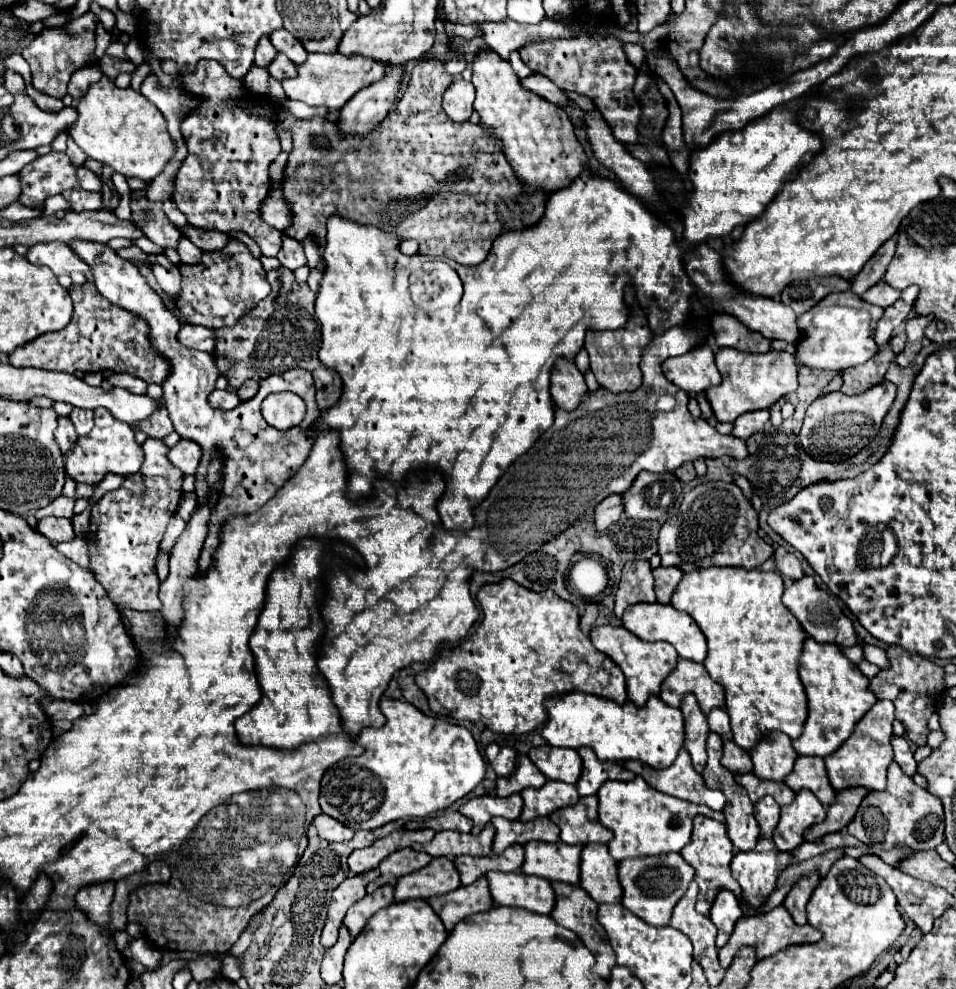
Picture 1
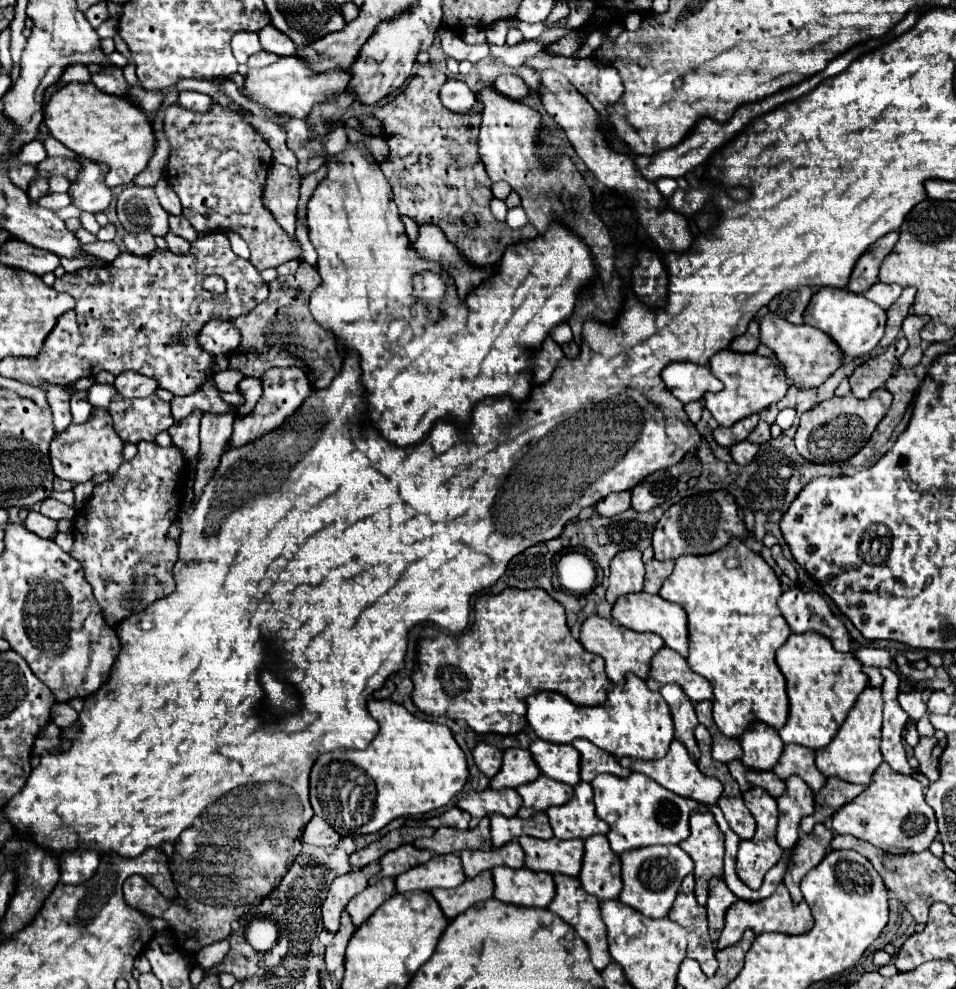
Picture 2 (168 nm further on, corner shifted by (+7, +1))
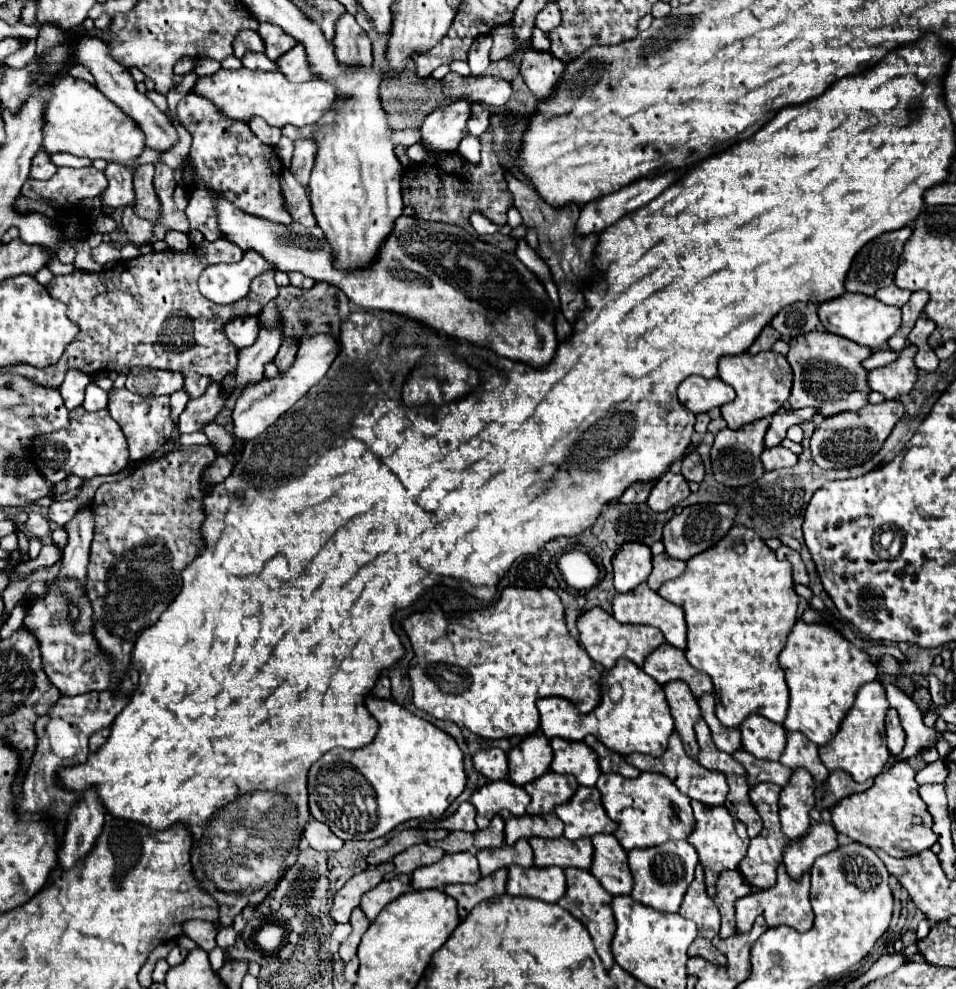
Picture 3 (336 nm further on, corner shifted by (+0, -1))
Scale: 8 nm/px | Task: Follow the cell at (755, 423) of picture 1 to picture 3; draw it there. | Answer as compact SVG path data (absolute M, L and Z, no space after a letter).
M759 419L759 421L747 423L745 427L737 429L737 431L725 427L715 435L715 443L711 447L711 469L713 469L717 483L721 483L723 487L729 487L729 489L739 489L739 487L747 487L747 485L755 483L759 477L763 477L765 469L763 469L763 463L759 461L759 457L765 449L763 437L765 437L767 427L769 427L769 419Z

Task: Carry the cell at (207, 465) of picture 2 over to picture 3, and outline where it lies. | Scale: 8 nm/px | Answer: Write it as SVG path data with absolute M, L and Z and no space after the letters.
M279 325L275 329L263 329L255 345L247 349L239 349L237 369L223 379L225 389L241 389L247 383L259 381L263 377L265 363L273 361L283 341L283 333L279 333Z

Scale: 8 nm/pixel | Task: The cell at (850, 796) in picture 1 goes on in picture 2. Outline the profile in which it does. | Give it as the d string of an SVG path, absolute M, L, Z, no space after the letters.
M828 779L826 785L816 793L816 811L810 817L802 819L802 833L810 833L816 823L828 823L832 815L858 797L864 791L864 785L852 785L842 779Z

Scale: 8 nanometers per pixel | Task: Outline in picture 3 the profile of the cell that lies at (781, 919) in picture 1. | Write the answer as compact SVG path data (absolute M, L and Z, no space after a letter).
M781 863L777 869L777 883L771 889L741 897L739 901L735 901L735 909L737 909L737 915L735 915L737 917L737 933L747 933L753 927L755 917L759 917L759 915L763 915L767 919L769 927L787 925L799 933L805 933L813 925L813 909L809 903L809 873L805 873L801 879L793 879L787 875L785 865Z

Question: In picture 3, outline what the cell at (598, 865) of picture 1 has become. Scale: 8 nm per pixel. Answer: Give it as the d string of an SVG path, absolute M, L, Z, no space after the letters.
M595 835L593 839L595 855L591 873L599 879L605 891L611 895L629 895L633 889L633 877L627 865L627 853L613 835Z

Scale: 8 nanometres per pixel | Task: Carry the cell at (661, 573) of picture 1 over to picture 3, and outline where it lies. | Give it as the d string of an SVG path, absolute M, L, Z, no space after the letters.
M665 553L655 555L655 557L653 557L653 571L651 571L651 575L647 577L647 585L649 585L653 591L657 591L657 589L663 585L663 581L675 579L675 577L679 577L683 571L685 571L685 561L671 559L671 557L667 557Z

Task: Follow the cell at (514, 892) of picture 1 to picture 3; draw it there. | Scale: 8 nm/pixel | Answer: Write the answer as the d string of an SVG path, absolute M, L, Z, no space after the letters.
M509 867L507 893L557 903L565 893L565 875L559 867Z

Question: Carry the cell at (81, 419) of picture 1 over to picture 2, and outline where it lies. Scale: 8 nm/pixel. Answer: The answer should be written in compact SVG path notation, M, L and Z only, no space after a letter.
M76 393L70 399L70 405L72 405L72 421L74 423L84 423L88 419L90 411L92 411L92 405L88 405L88 401L84 397L86 397L84 393L80 393L80 395Z

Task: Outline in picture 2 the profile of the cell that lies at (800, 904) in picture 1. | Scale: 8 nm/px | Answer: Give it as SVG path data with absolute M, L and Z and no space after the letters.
M816 825L814 831L810 835L802 837L798 841L798 845L794 847L792 859L788 865L788 873L784 875L784 885L788 887L794 903L802 901L802 893L800 893L802 877L824 859L824 855L830 849L832 837L834 837L834 833L830 829L826 829L826 825Z

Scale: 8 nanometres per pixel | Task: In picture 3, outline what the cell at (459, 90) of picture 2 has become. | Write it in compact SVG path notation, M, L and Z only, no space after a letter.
M453 101L429 113L421 127L423 147L427 151L455 151L471 117L469 107L469 101Z

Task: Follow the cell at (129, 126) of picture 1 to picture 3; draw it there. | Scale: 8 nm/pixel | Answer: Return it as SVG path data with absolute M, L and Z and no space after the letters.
M71 75L53 79L53 93L45 105L43 119L43 151L105 159L125 165L131 171L137 169L135 157L145 149L143 131L115 103L95 89L95 85Z

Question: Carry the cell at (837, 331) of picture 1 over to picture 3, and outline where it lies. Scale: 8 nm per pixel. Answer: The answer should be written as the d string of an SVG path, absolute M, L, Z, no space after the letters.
M845 293L837 299L821 303L819 305L819 319L829 333L841 335L845 339L851 339L859 345L865 345L865 347L877 351L899 329L901 309L881 303L877 297L867 297L867 295L861 295L861 293Z

